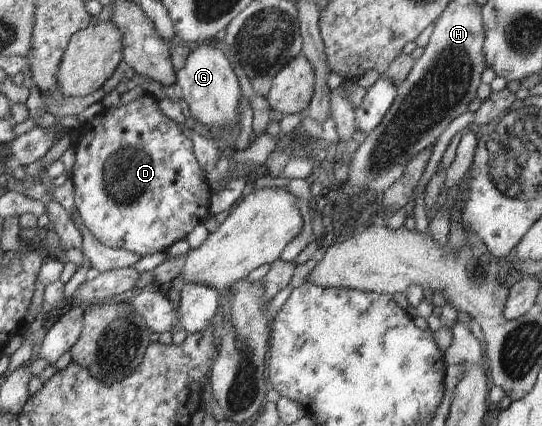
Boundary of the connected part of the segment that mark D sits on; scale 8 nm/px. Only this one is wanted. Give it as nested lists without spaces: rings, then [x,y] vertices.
[[[145,92],[135,100],[128,102],[128,104],[119,104],[118,106],[105,108],[93,119],[89,120],[86,134],[79,134],[77,143],[74,145],[75,162],[70,176],[73,180],[76,210],[79,212],[83,223],[88,227],[91,235],[107,247],[132,251],[141,254],[143,257],[158,251],[166,252],[174,242],[186,238],[197,224],[204,223],[210,215],[209,206],[212,195],[206,173],[199,165],[198,159],[194,154],[192,141],[184,136],[184,132],[176,121],[166,117],[158,109],[157,102],[158,100],[152,94]]]

